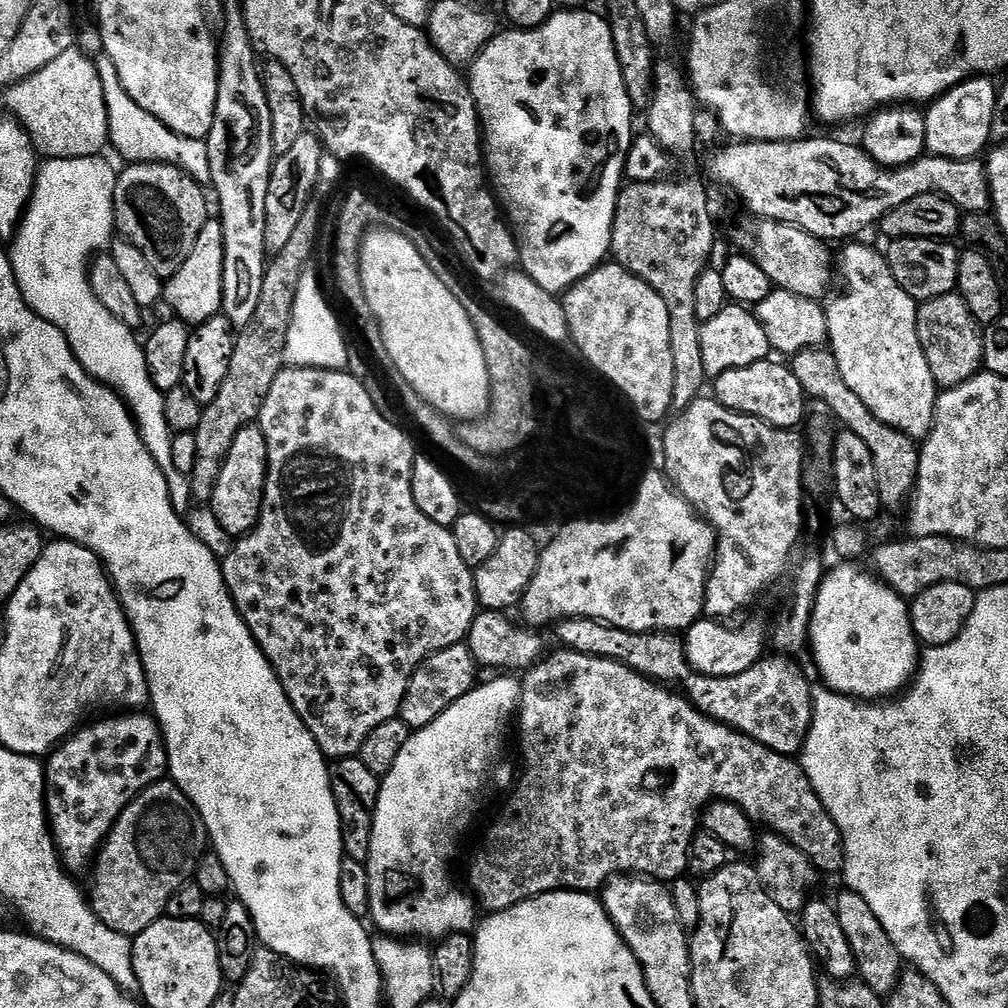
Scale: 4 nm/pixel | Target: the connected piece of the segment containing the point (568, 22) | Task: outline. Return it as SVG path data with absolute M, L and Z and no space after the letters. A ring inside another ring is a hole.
M592 10L553 11L552 16L542 26L523 30L508 30L512 32L501 31L493 36L492 41L484 45L479 56L470 65L470 71L472 71L470 87L476 103L476 111L480 114L482 144L486 149L486 172L490 177L491 187L494 189L503 211L510 217L510 224L520 247L518 258L523 269L530 278L534 278L534 282L538 282L538 286L542 286L542 290L553 294L563 294L568 289L573 288L578 281L586 278L595 268L605 263L606 257L612 251L612 223L615 222L616 204L619 202L622 177L624 176L619 116L619 92L622 92L622 81L610 23L603 15L600 16L595 16ZM592 84L598 91L608 91L609 93L602 93L599 100L592 93Z

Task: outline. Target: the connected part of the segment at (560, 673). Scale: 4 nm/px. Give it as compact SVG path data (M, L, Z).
M559 651L553 656L552 653L545 655L540 663L527 669L522 676L518 724L520 720L520 756L524 759L524 773L521 774L516 789L509 794L508 801L501 806L496 821L489 826L488 833L485 834L484 841L481 842L480 849L477 850L476 857L468 868L469 885L467 884L467 887L481 909L488 908L484 910L489 913L501 912L518 902L540 896L543 892L571 890L591 893L593 890L603 889L612 877L621 874L635 874L657 882L676 880L680 875L688 872L688 851L692 845L692 837L698 831L704 809L718 800L728 800L736 804L749 820L757 825L765 824L768 827L765 829L771 830L784 840L789 840L798 850L802 850L802 854L806 854L813 868L821 873L839 873L843 869L844 839L840 836L834 818L830 818L830 814L822 806L803 768L793 757L778 754L762 746L754 738L744 736L730 726L710 719L704 712L696 709L696 705L679 691L649 680L648 677L638 674L633 668L627 668L617 660L607 660L601 656L591 656L581 652Z

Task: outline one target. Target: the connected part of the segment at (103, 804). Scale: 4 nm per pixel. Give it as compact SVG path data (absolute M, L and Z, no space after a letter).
M128 710L123 714L108 714L105 716L108 717L105 720L98 721L97 724L85 723L77 728L46 760L46 811L48 813L48 823L52 838L56 841L56 851L60 853L60 863L72 874L82 871L88 863L89 867L97 859L98 849L108 839L110 830L116 824L116 819L120 817L126 805L132 801L132 797L137 796L144 788L149 788L150 785L157 784L158 781L165 779L168 771L168 749L164 746L164 733L161 732L155 715L149 714L144 710Z

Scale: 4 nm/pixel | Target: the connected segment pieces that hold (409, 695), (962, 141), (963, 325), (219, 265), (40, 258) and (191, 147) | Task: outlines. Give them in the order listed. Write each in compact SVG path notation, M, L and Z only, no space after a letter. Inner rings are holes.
M461 642L444 648L440 652L434 652L427 656L410 678L406 694L402 698L402 706L398 713L399 719L408 725L409 729L424 728L434 718L438 718L446 709L458 702L458 698L465 696L472 688L476 687L478 665L467 643Z
M991 79L964 80L927 105L924 112L926 122L924 146L931 155L955 160L970 160L979 157L989 147L988 139L993 139L994 136L992 123L996 117L998 88L995 83L992 85L988 80Z
M948 292L933 300L923 301L916 310L916 329L937 385L955 386L977 375L984 354L984 337L981 325L963 296Z
M208 218L195 233L193 250L181 264L181 268L167 277L162 288L162 300L173 308L175 315L184 324L205 324L210 318L221 315L224 304L224 226L219 219Z
M103 155L65 160L48 158L39 165L32 201L24 211L24 219L14 234L16 242L10 246L12 269L25 302L42 318L46 318L64 332L78 362L90 375L107 384L109 388L115 388L123 396L150 454L160 463L161 468L168 470L172 468L173 433L164 413L164 392L152 381L152 372L148 369L150 359L141 341L136 341L137 333L127 328L114 314L110 314L110 310L106 310L106 306L98 302L92 289L90 261L113 243L112 231L115 233L118 228L115 203L118 172L104 159Z
M99 53L95 57L96 69L103 82L103 96L106 98L108 136L111 147L126 160L127 163L160 162L162 164L174 164L183 169L189 176L197 178L208 170L210 152L204 140L190 139L180 136L170 130L158 118L144 110L132 98L122 86L118 72L108 55Z

